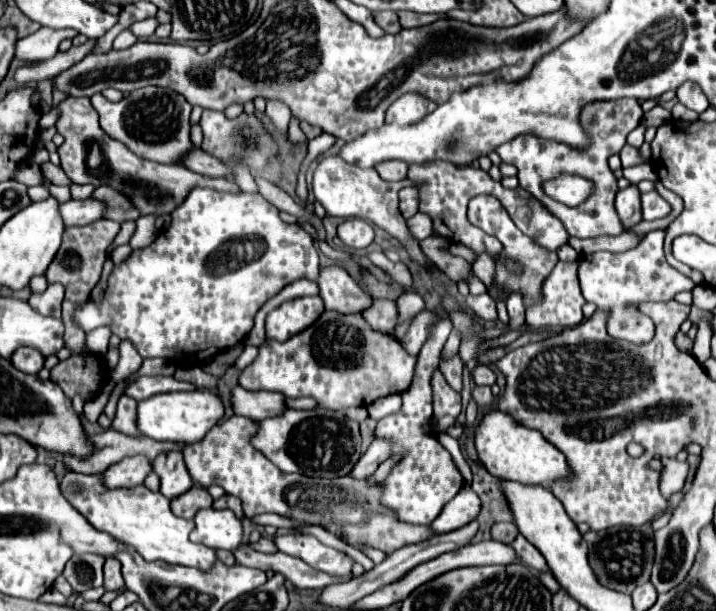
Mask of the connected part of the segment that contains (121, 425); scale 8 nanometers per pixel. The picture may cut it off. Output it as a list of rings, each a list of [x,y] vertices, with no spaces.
[[[124,394],[118,400],[118,410],[116,410],[116,418],[112,422],[112,428],[118,432],[126,432],[128,436],[142,436],[138,432],[138,426],[134,424],[134,416],[136,416],[136,402]]]

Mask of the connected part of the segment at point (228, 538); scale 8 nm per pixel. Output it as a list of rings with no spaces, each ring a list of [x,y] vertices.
[[[204,508],[194,516],[194,530],[190,540],[214,550],[234,550],[242,542],[242,524],[230,510]]]

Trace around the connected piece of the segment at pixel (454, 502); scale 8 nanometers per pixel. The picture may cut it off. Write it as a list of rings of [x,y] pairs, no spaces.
[[[464,486],[442,510],[442,514],[432,522],[432,528],[438,534],[444,532],[452,532],[458,530],[466,524],[470,524],[470,520],[476,520],[480,514],[480,498],[474,494],[474,490],[470,486]]]

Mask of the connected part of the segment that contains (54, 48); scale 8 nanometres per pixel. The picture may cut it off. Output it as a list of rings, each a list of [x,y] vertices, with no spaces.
[[[40,28],[38,32],[20,38],[16,44],[16,58],[20,60],[48,60],[58,52],[58,44],[66,38],[74,38],[78,32],[72,28],[66,30],[48,30]]]

